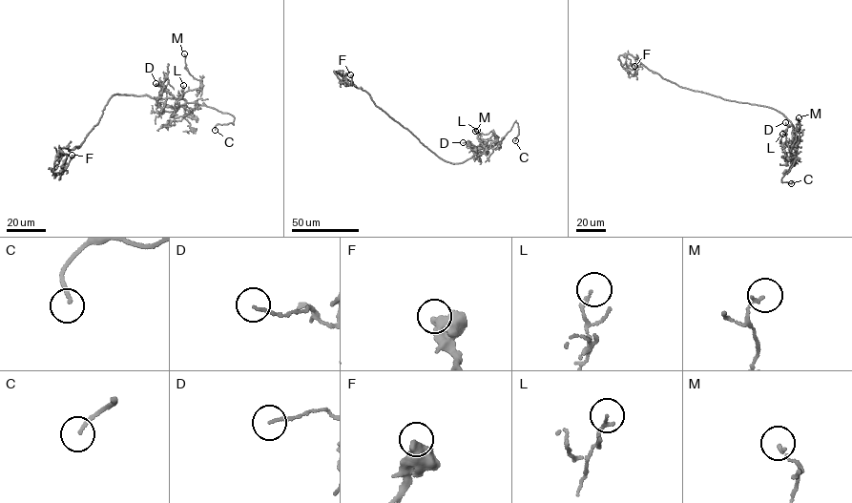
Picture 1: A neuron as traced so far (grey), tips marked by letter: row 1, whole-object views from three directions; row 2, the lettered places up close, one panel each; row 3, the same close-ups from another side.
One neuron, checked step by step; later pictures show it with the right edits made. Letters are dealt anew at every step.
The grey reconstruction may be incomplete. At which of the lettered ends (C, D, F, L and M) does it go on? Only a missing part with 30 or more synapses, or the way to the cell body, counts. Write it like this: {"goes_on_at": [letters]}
{"goes_on_at": ["C"]}

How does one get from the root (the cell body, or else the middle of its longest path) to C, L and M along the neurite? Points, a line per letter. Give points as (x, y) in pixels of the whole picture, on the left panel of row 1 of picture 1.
C: (101, 117), (107, 102), (116, 94), (181, 98), (234, 116), (234, 124), (218, 123), (215, 130)
L: (101, 117), (116, 94), (181, 98), (182, 116), (190, 110), (175, 101), (183, 85)
M: (101, 117), (107, 102), (116, 94), (177, 98), (189, 91), (201, 89), (200, 81), (186, 67), (184, 53)

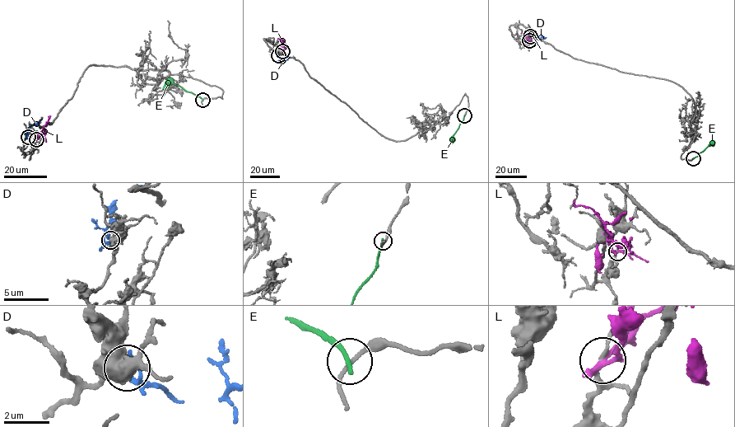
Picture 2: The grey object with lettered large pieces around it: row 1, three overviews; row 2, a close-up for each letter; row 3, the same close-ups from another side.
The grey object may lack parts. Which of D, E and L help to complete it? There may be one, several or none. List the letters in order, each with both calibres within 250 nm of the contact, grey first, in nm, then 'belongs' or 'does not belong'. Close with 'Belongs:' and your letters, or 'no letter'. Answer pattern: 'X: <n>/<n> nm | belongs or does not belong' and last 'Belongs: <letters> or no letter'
D: 480/120 nm | does not belong
E: 160/220 nm | does not belong
L: 140/240 nm | does not belong
Belongs: no letter

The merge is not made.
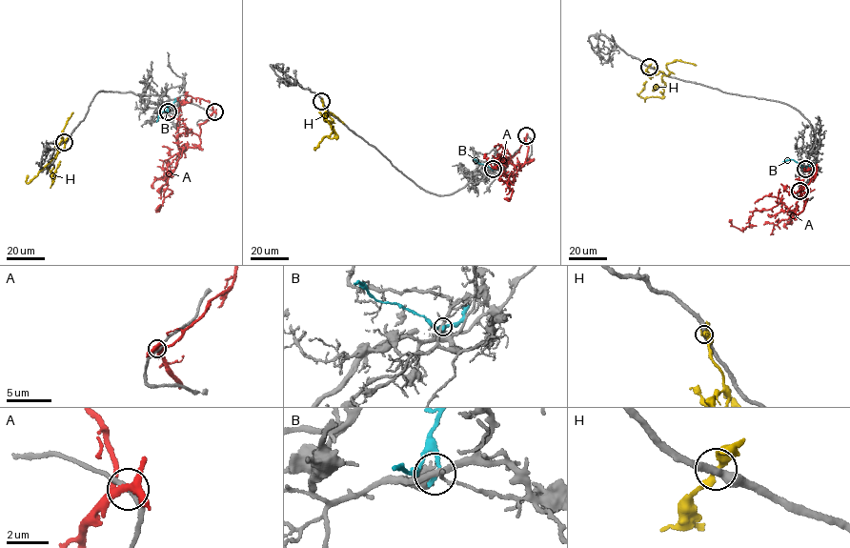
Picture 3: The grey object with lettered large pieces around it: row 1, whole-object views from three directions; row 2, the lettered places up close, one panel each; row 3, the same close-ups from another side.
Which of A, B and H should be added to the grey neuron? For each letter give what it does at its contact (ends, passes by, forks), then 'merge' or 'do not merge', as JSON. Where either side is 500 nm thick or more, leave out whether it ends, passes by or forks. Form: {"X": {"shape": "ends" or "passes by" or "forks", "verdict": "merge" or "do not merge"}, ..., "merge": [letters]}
{"A": {"shape": "forks", "verdict": "do not merge"}, "B": {"shape": "ends", "verdict": "do not merge"}, "H": {"shape": "passes by", "verdict": "do not merge"}, "merge": []}

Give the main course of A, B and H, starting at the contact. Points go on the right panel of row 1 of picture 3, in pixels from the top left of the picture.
A: (799, 191), (806, 199), (798, 213), (780, 201), (753, 212), (749, 226), (740, 231), (731, 219)
B: (805, 169), (794, 160), (782, 161)
H: (649, 67), (646, 71), (651, 74), (662, 72), (661, 79), (665, 85), (662, 98), (638, 95), (646, 81)

